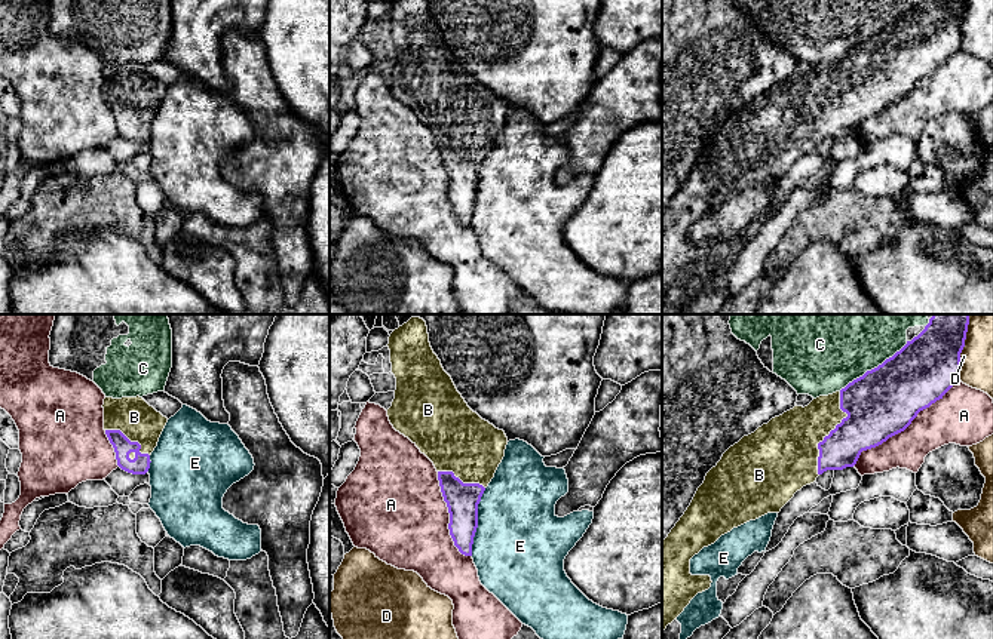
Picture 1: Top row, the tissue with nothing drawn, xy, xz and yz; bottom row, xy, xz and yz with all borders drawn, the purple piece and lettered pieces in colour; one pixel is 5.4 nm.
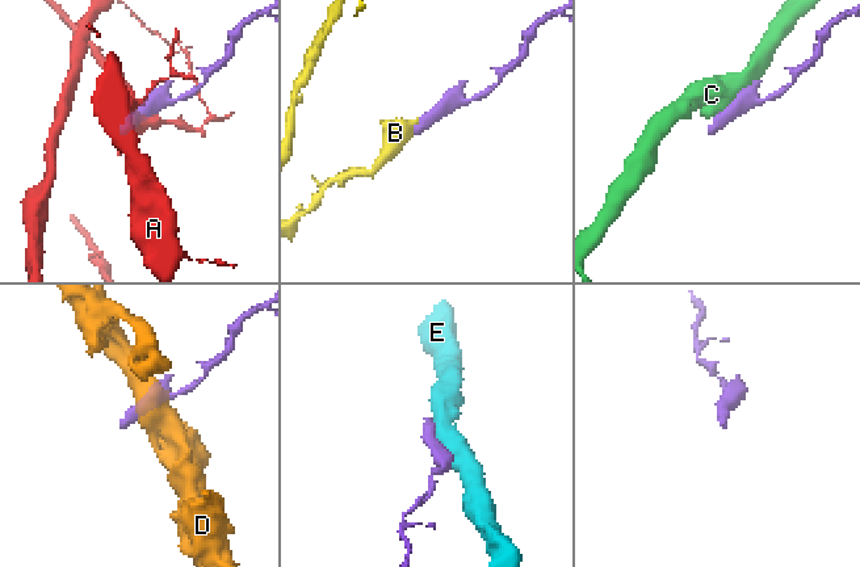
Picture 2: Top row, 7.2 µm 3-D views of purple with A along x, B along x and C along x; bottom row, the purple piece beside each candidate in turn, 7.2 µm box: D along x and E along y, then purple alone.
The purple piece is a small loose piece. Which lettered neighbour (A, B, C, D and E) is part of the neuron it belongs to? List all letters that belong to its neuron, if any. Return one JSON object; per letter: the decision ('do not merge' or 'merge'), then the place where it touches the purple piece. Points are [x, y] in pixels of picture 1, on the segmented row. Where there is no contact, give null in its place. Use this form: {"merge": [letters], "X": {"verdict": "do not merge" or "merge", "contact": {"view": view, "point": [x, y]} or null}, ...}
{"merge": ["B"], "A": {"verdict": "do not merge", "contact": {"view": "yz", "point": [904, 429]}}, "B": {"verdict": "merge", "contact": {"view": "yz", "point": [830, 433]}}, "C": {"verdict": "do not merge", "contact": {"view": "yz", "point": [874, 368]}}, "D": {"verdict": "do not merge", "contact": {"view": "yz", "point": [964, 346]}}, "E": {"verdict": "do not merge", "contact": {"view": "xz", "point": [477, 522]}}}

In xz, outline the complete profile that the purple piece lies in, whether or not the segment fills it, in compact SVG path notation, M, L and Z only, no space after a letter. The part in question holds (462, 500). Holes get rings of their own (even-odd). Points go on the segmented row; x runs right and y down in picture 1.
M411 317L395 329L387 347L392 374L396 378L395 399L387 409L389 421L433 463L450 513L450 535L462 554L472 556L478 504L505 457L508 437L503 430L496 428L468 406L433 353L423 319Z

